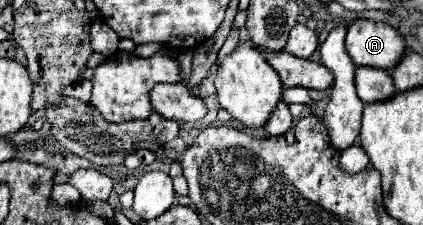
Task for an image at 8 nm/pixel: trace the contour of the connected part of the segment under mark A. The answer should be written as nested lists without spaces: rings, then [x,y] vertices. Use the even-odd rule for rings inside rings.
[[[353,20],[347,28],[345,48],[357,66],[389,70],[407,50],[403,36],[385,22]]]

